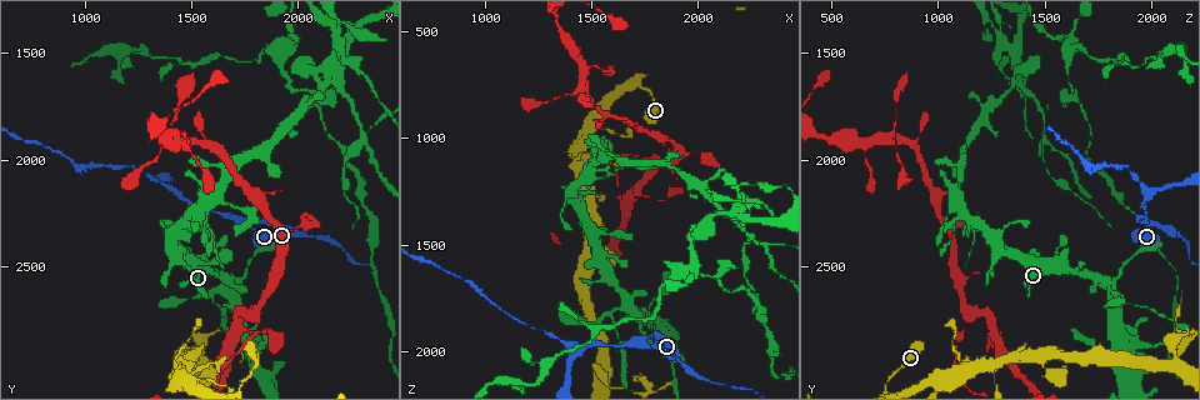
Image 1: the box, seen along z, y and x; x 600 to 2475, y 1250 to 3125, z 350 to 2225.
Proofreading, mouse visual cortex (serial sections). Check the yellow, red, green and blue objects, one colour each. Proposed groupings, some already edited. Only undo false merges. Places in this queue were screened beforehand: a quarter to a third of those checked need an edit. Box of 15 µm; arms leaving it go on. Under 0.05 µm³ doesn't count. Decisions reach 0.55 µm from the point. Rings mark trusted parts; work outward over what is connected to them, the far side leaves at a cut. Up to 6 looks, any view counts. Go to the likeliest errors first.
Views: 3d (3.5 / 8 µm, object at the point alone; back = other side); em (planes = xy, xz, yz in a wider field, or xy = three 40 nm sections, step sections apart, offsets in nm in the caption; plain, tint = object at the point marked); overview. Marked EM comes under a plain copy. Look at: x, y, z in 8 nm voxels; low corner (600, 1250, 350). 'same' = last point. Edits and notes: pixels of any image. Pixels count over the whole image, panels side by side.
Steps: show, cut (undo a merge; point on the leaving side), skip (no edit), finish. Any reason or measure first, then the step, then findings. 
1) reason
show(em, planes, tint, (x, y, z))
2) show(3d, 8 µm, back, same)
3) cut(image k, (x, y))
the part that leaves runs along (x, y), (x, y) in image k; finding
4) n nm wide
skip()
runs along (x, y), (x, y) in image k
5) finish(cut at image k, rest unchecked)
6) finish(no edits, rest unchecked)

sharp bend
show(em, xy, step 2, tint, (2200, 1490, 1340))

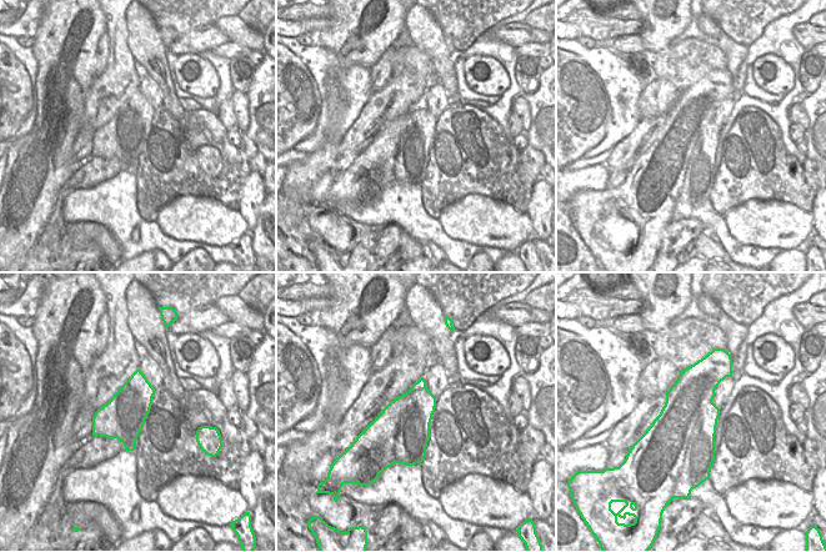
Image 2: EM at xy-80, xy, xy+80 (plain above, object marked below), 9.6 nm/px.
wider look
show(3d, 3.5 µm, same)

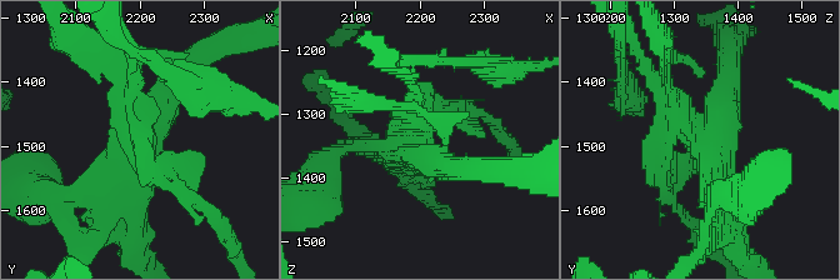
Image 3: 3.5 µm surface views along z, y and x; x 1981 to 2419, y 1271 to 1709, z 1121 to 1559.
4 arms
cut(image 3, (683, 156))
the part that leaves runs along (131, 188), (131, 84) in image 3; two cells meet here

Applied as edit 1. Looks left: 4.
arms part here
show(3d, 3.5 µm, (1730, 2280, 1970))

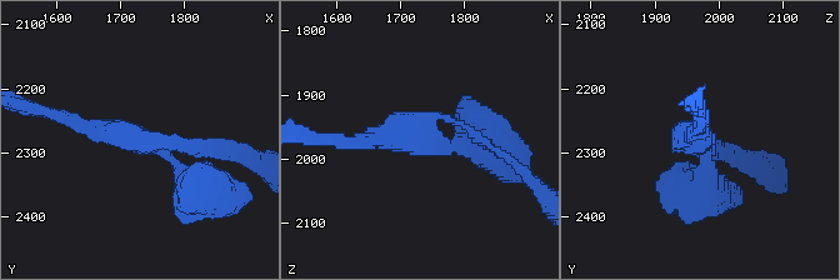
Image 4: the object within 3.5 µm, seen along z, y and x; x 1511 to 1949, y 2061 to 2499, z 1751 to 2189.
show(em, planes, tint, (1735, 2285, 1960))

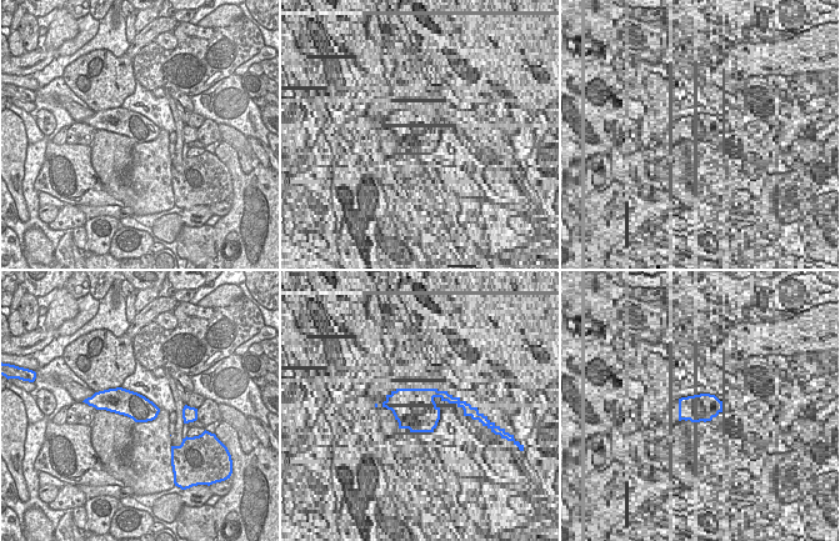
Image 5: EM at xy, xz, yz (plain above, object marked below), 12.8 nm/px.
skip()
all the same cell

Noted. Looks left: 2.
finish(cut at image 3, rest unchecked)

